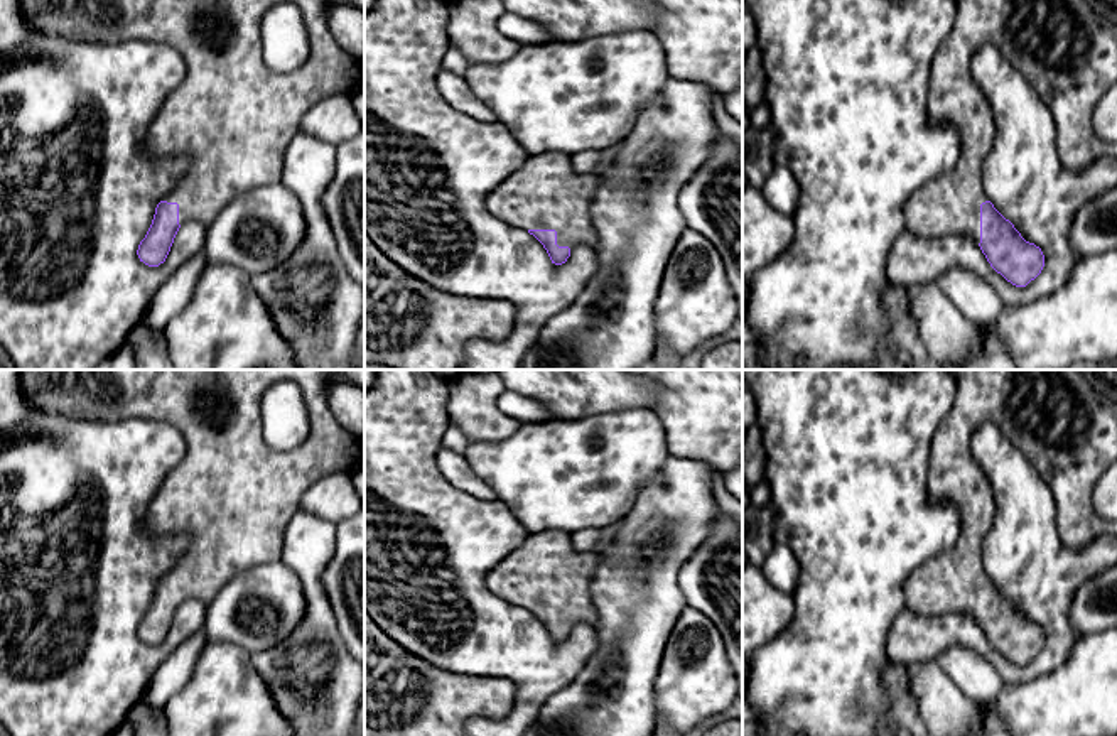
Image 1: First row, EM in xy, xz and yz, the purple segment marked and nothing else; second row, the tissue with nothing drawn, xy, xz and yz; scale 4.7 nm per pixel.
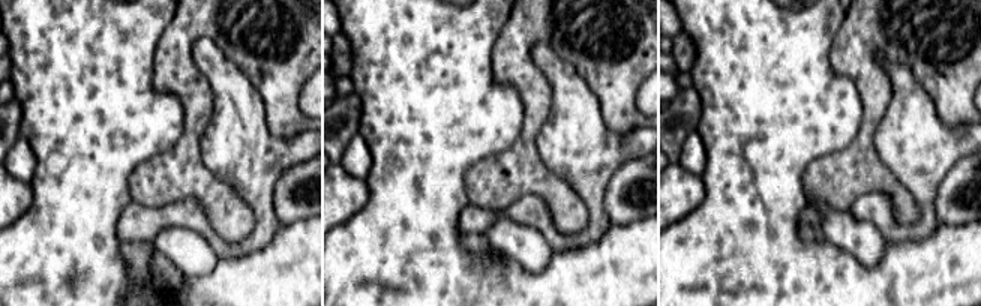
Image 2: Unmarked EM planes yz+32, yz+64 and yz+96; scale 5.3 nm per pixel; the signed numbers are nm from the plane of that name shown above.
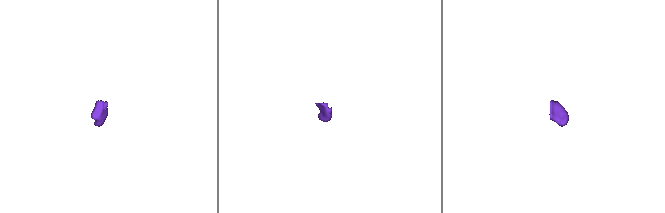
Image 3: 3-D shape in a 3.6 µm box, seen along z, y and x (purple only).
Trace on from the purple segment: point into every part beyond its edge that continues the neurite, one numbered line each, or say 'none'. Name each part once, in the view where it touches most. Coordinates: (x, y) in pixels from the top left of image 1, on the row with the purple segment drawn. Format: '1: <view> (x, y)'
1: xz (545, 193)

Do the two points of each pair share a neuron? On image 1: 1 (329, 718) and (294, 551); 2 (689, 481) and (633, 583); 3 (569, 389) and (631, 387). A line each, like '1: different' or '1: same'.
1: same
2: same
3: same

